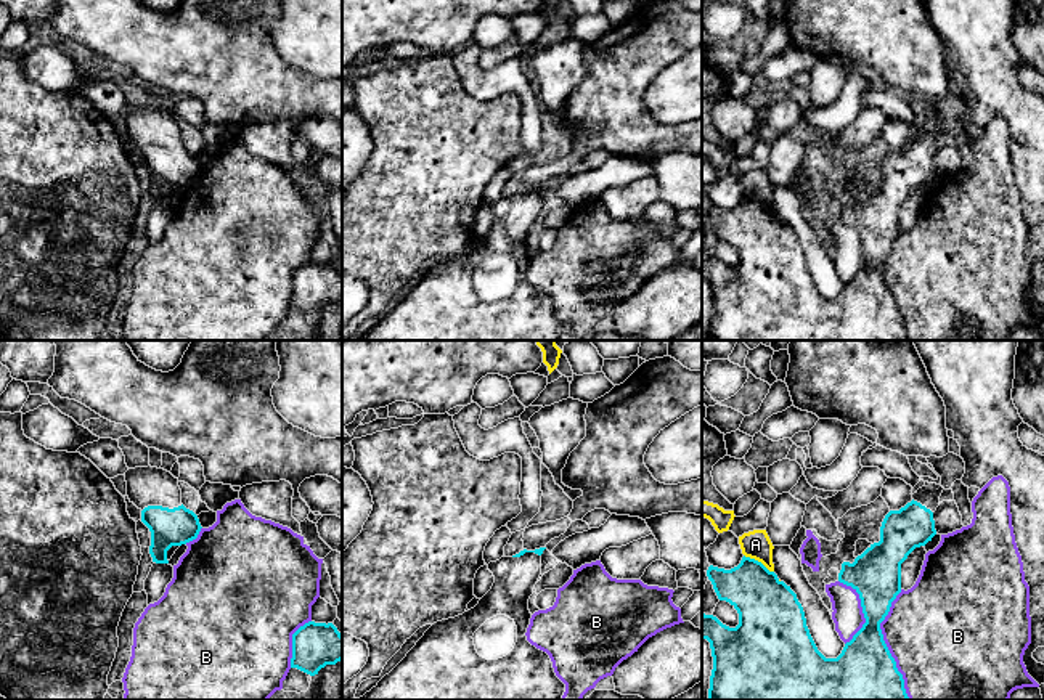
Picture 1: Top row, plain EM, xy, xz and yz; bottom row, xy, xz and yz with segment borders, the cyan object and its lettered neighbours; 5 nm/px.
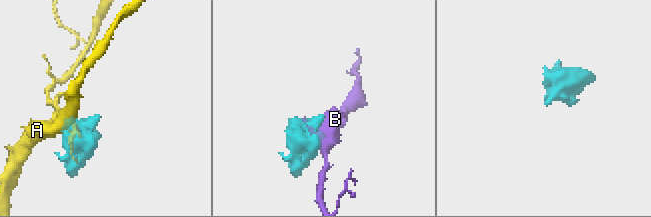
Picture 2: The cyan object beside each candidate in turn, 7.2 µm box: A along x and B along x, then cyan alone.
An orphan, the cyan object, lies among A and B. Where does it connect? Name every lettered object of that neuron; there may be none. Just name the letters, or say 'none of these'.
none of these

